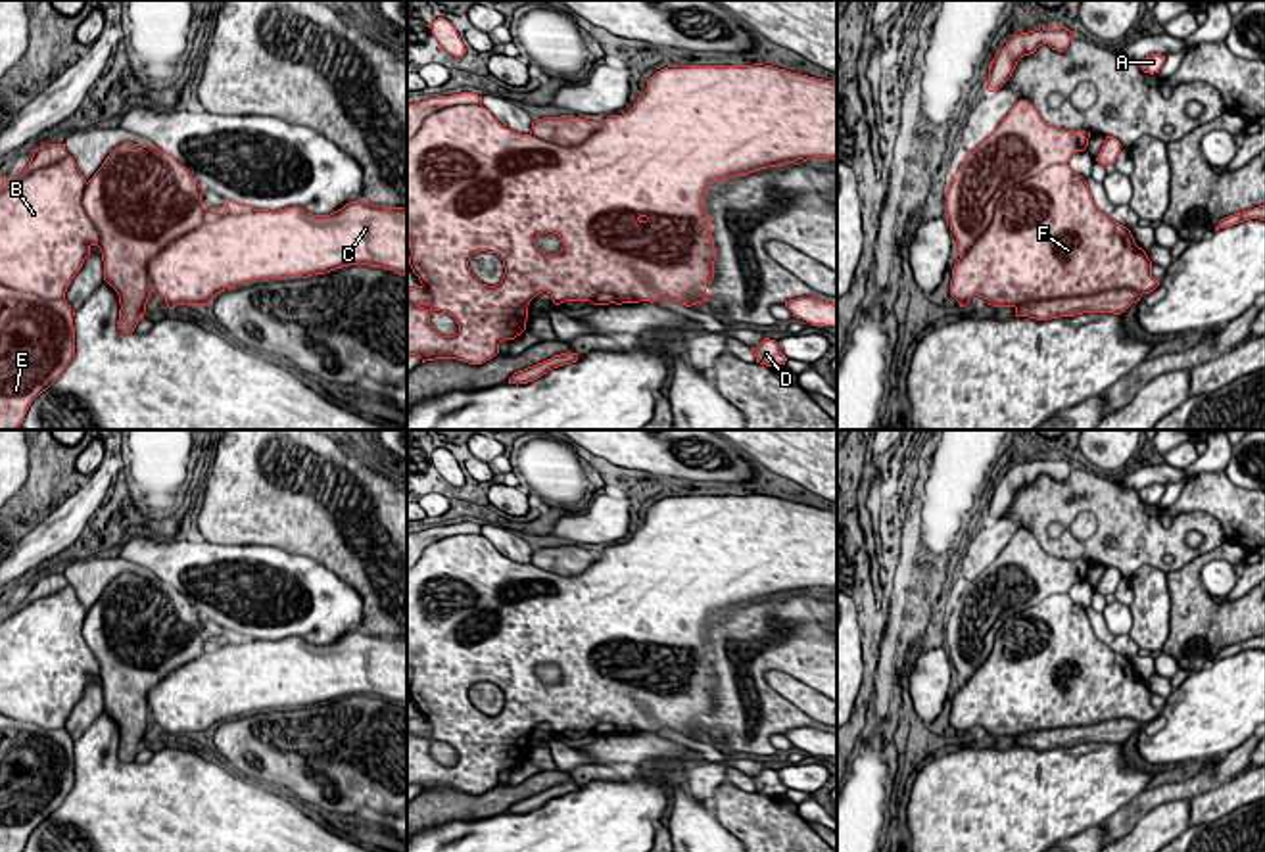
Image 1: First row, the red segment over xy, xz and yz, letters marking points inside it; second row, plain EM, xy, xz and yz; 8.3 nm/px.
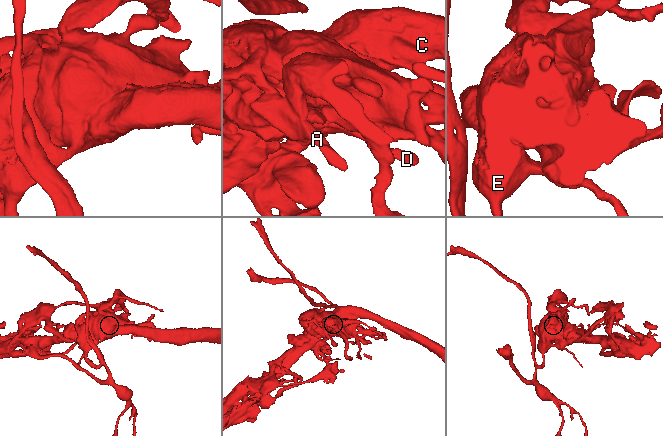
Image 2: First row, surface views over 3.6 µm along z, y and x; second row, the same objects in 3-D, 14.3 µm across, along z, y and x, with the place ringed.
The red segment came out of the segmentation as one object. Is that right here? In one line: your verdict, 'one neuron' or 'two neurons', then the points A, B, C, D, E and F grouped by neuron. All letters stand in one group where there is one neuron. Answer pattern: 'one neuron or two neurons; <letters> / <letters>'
two neurons; A B C D F / E

